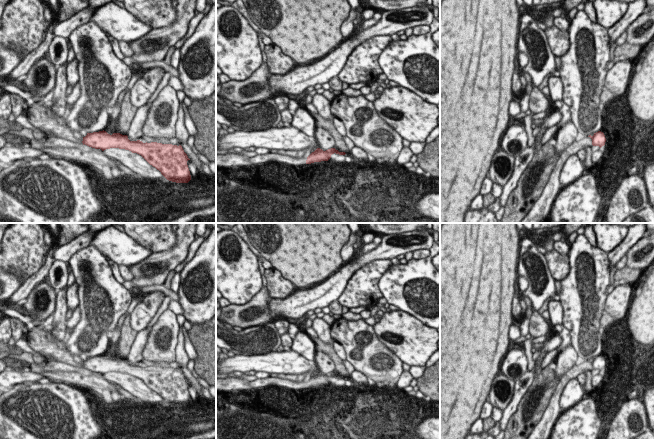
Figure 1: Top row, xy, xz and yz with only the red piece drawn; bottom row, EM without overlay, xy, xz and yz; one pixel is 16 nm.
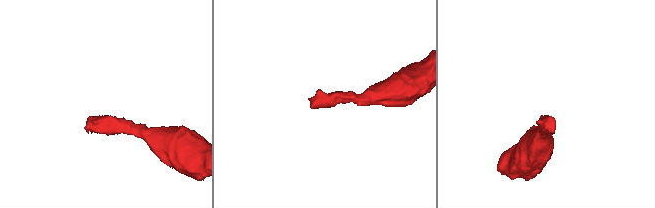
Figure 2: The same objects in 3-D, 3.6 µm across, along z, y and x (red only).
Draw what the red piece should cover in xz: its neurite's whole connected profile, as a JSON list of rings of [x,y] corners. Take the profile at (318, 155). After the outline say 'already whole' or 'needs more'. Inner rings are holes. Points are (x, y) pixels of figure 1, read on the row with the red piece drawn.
[[[317,148],[314,152],[312,152],[306,160],[306,164],[311,164],[314,162],[321,162],[321,161],[328,161],[331,158],[332,154],[339,154],[339,155],[345,155],[345,152],[339,152],[335,148],[328,149],[326,151],[323,151],[320,148]]]; already whole

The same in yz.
[[[601,131],[594,133],[593,136],[589,135],[588,137],[592,139],[593,146],[599,146],[601,148],[602,146],[605,145],[606,138],[605,138],[604,133]]]; already whole

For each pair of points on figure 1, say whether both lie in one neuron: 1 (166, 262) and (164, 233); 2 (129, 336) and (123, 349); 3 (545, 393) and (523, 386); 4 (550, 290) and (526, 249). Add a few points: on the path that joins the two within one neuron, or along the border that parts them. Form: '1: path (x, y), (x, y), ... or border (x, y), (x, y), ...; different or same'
1: border (177, 234), (177, 240), (169, 249), (152, 253); different
2: path (126, 339), (123, 346); same
3: border (536, 375), (517, 409); different
4: path (541, 282), (530, 260); same

